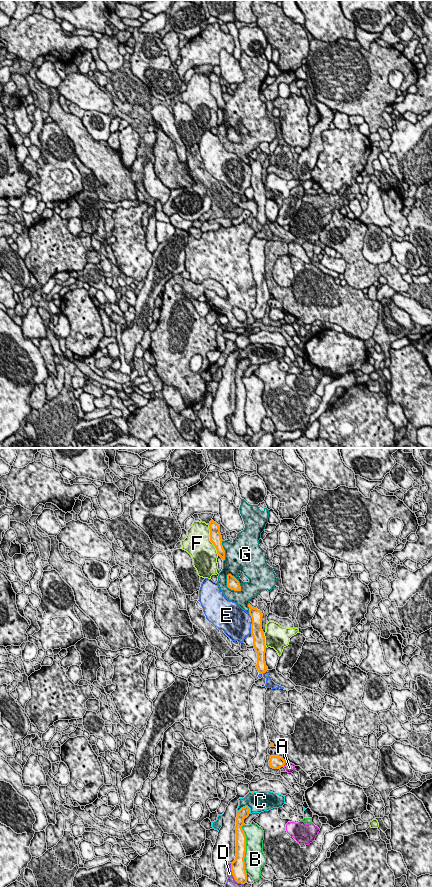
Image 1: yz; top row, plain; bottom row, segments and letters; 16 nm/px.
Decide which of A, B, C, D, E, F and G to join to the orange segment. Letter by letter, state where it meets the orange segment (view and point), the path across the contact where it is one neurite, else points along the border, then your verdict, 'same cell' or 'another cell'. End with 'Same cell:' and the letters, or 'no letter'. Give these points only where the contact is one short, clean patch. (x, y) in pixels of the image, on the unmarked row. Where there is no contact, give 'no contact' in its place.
A: yz (284, 316) | along yz (285, 313), (283, 318) | another cell
B: yz (245, 401) | another cell
C: yz (243, 359) | another cell
D: yz (233, 428) | another cell
E: yz (252, 175) | another cell
F: yz (210, 92) | another cell
G: yz (238, 133) | another cell
Same cell: no letter

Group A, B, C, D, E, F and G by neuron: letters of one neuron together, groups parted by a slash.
A / B / C / D / E / F / G

